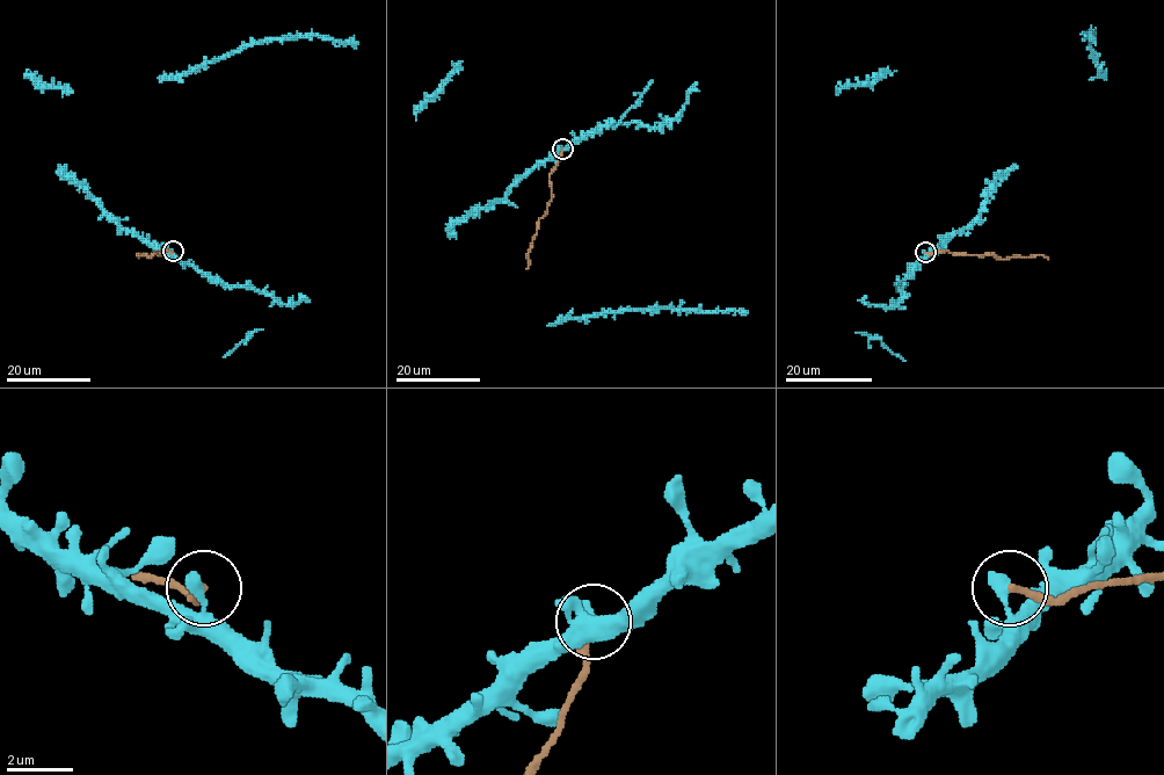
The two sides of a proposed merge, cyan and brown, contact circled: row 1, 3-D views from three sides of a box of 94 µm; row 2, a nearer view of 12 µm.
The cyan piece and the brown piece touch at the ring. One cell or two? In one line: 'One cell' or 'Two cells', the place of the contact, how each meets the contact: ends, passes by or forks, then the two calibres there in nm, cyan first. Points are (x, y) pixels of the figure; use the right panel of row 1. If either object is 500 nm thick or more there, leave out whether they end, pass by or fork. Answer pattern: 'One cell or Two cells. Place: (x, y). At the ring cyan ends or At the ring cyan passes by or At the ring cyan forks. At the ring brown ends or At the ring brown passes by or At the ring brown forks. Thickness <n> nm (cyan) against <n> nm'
Two cells. Place: (925, 252). At the ring cyan ends. At the ring brown ends. Thickness 400 nm (cyan) against 190 nm

